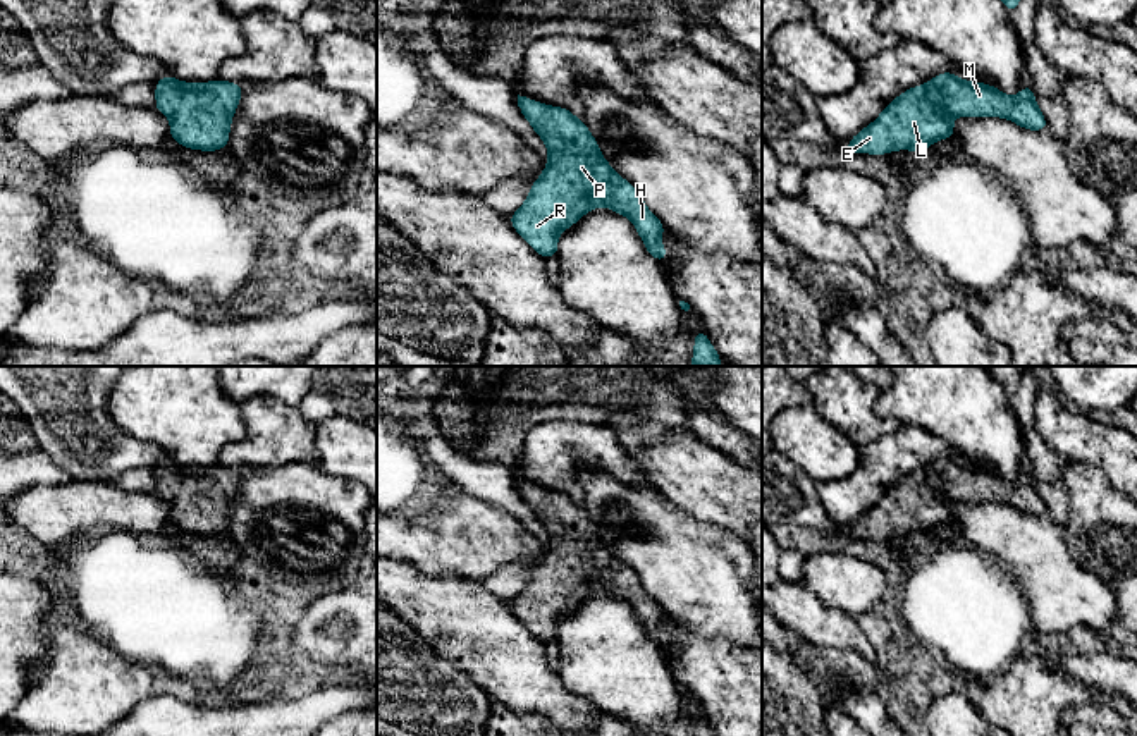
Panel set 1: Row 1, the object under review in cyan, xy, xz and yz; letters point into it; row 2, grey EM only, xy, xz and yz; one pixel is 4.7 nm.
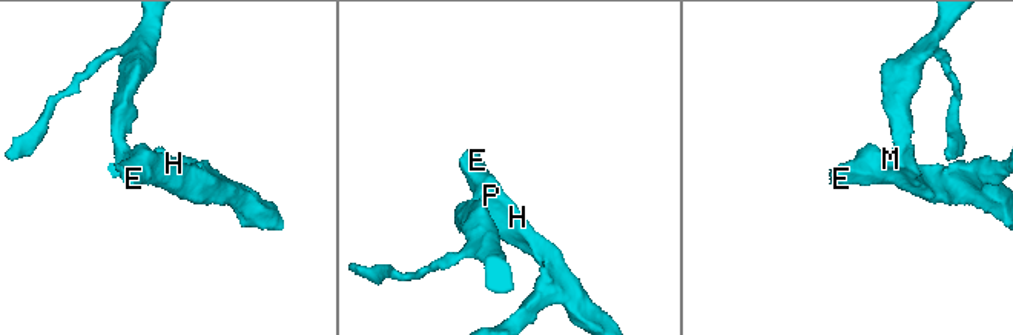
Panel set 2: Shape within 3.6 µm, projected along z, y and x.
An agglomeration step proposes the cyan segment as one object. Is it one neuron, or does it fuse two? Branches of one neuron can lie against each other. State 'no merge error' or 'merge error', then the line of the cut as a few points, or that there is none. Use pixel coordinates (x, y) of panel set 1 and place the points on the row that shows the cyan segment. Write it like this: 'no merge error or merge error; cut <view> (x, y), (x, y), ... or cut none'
no merge error; cut none

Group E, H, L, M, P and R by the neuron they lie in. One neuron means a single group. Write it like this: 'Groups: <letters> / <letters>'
Groups: E H L M P R

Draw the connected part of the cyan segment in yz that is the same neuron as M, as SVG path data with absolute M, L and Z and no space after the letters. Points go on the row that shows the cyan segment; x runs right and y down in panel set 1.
M939 72L927 84L913 86L896 96L881 115L848 141L843 153L884 155L896 150L925 151L932 143L955 138L953 117L1003 117L1029 131L1048 131L1048 122L1036 103L1030 84L1011 98L987 83L962 81L953 72Z

